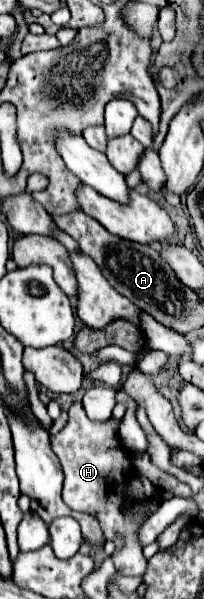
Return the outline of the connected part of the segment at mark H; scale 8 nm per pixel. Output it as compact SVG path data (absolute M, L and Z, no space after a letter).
M75 402L69 408L67 426L59 434L51 436L51 448L57 454L65 472L63 484L65 504L77 512L97 512L103 532L109 540L119 532L125 538L125 546L121 548L121 552L113 556L117 572L123 576L143 576L147 560L137 542L137 528L141 524L125 520L125 512L135 506L135 502L129 496L125 496L127 480L135 474L135 470L131 456L121 446L117 428L119 426L113 420L91 422L83 412L81 402Z

